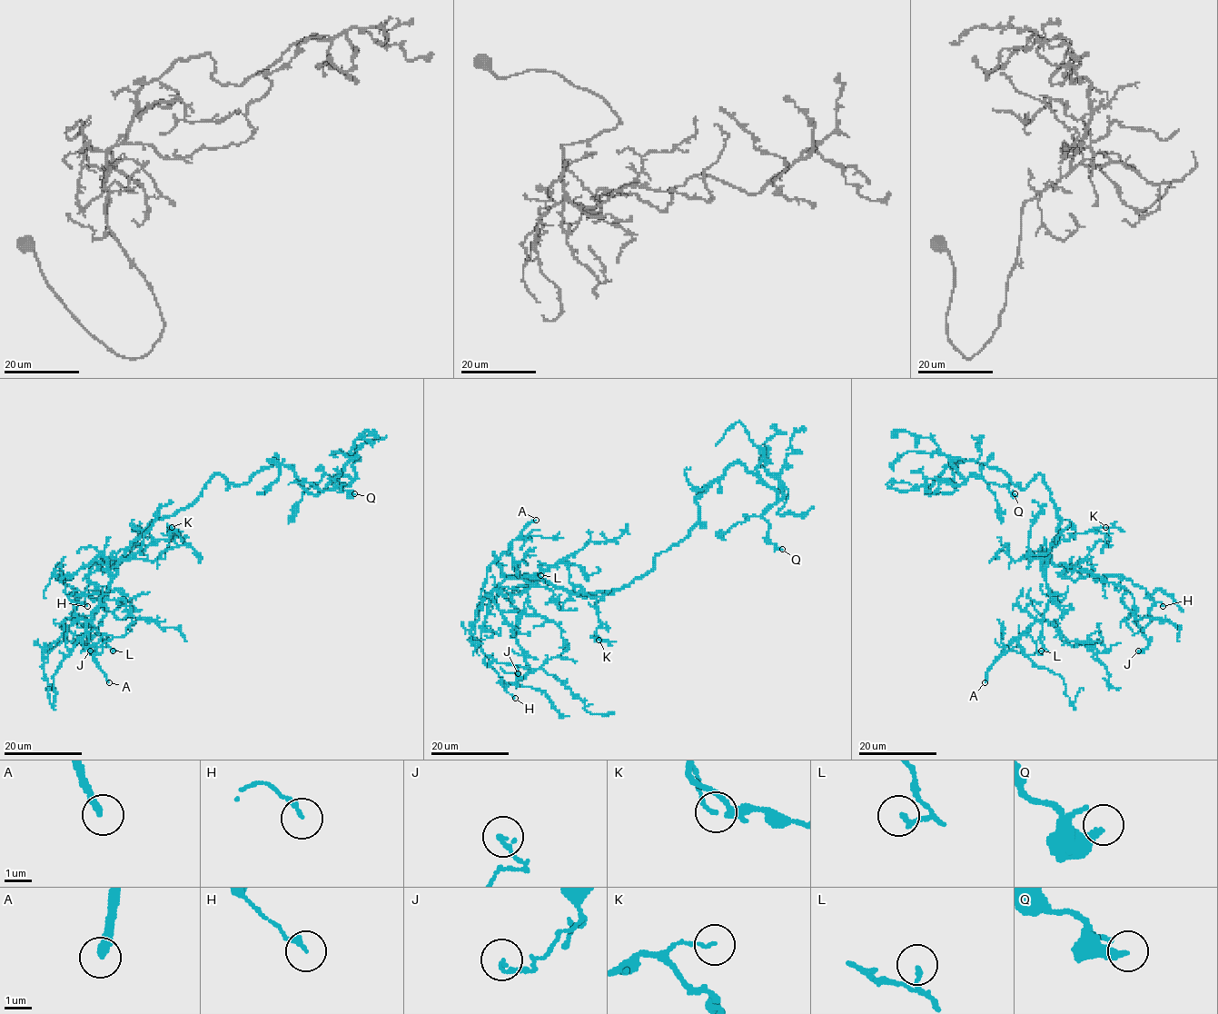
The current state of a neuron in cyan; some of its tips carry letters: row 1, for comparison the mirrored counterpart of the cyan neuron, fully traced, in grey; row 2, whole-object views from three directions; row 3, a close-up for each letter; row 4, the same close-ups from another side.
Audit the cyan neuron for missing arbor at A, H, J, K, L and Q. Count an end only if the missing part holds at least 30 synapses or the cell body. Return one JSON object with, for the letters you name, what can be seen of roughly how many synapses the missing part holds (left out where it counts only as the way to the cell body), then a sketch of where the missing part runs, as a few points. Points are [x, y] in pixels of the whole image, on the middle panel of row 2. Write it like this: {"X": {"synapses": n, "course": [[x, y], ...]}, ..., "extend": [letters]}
{"A": {"course": [[536, 520], [549, 510], [575, 503], [589, 493], [566, 466], [537, 455], [440, 446]]}, "extend": ["A"]}

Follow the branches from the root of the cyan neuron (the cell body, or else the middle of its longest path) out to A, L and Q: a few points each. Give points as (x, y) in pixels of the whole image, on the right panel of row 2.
A: (1052, 500), (1062, 521), (1045, 568), (1049, 602), (1044, 615), (1005, 647), (989, 670), (985, 682)
L: (1052, 500), (1062, 521), (1045, 568), (1049, 602), (1042, 618), (1040, 640), (1044, 650), (1041, 651)
Q: (1052, 500), (1041, 474), (1021, 489), (1003, 471), (973, 461), (948, 464), (928, 492), (976, 476), (1014, 493)

